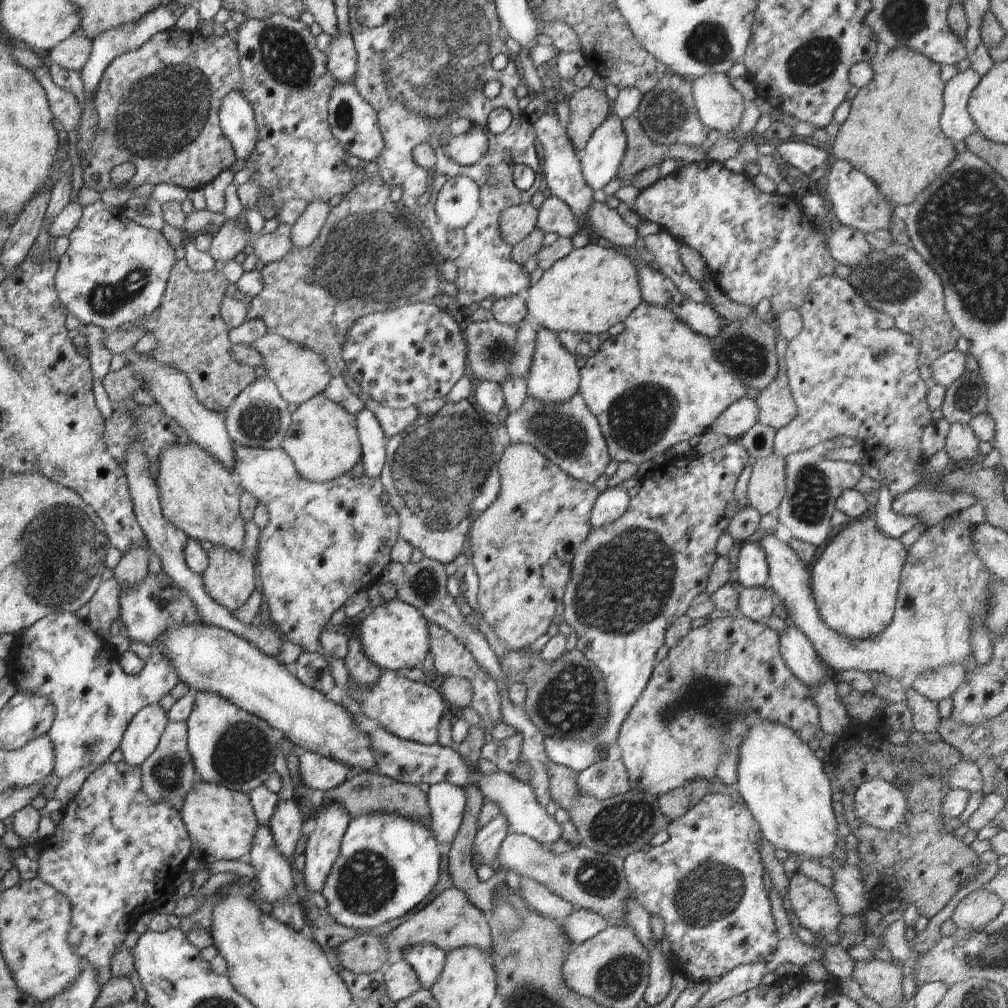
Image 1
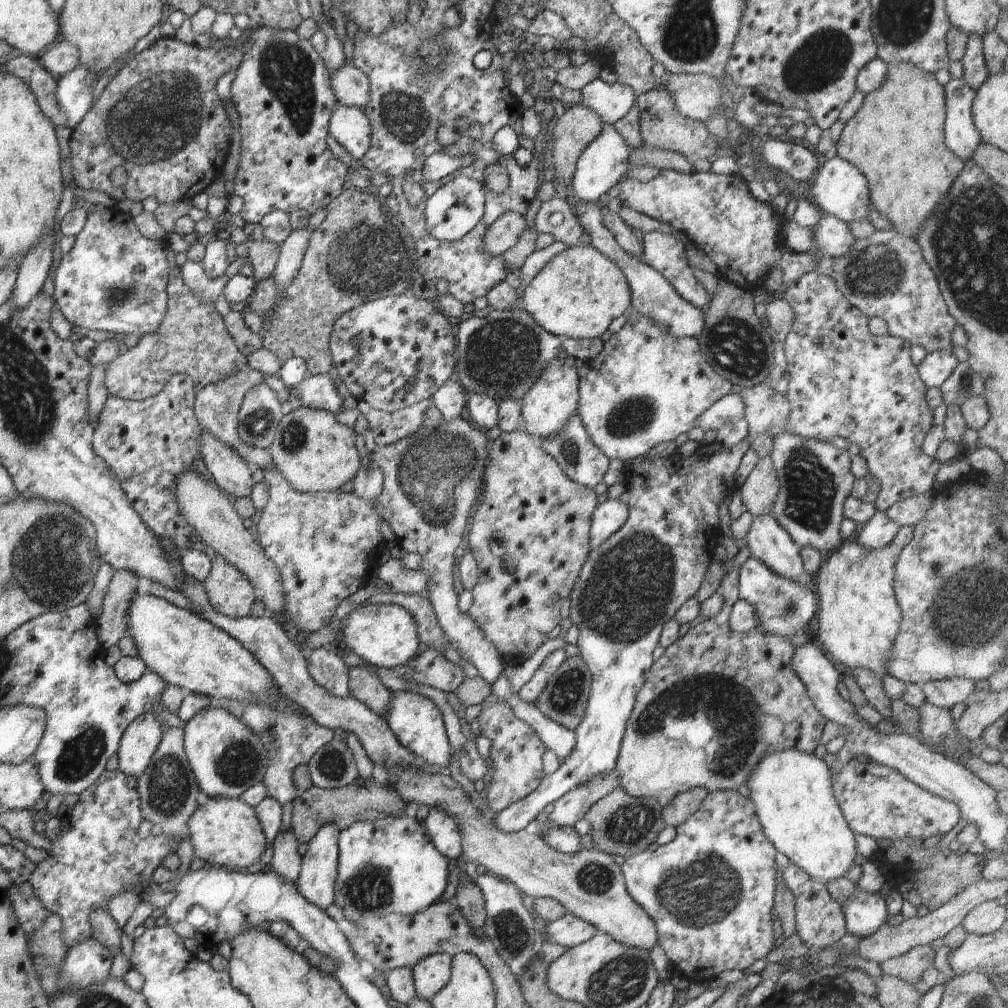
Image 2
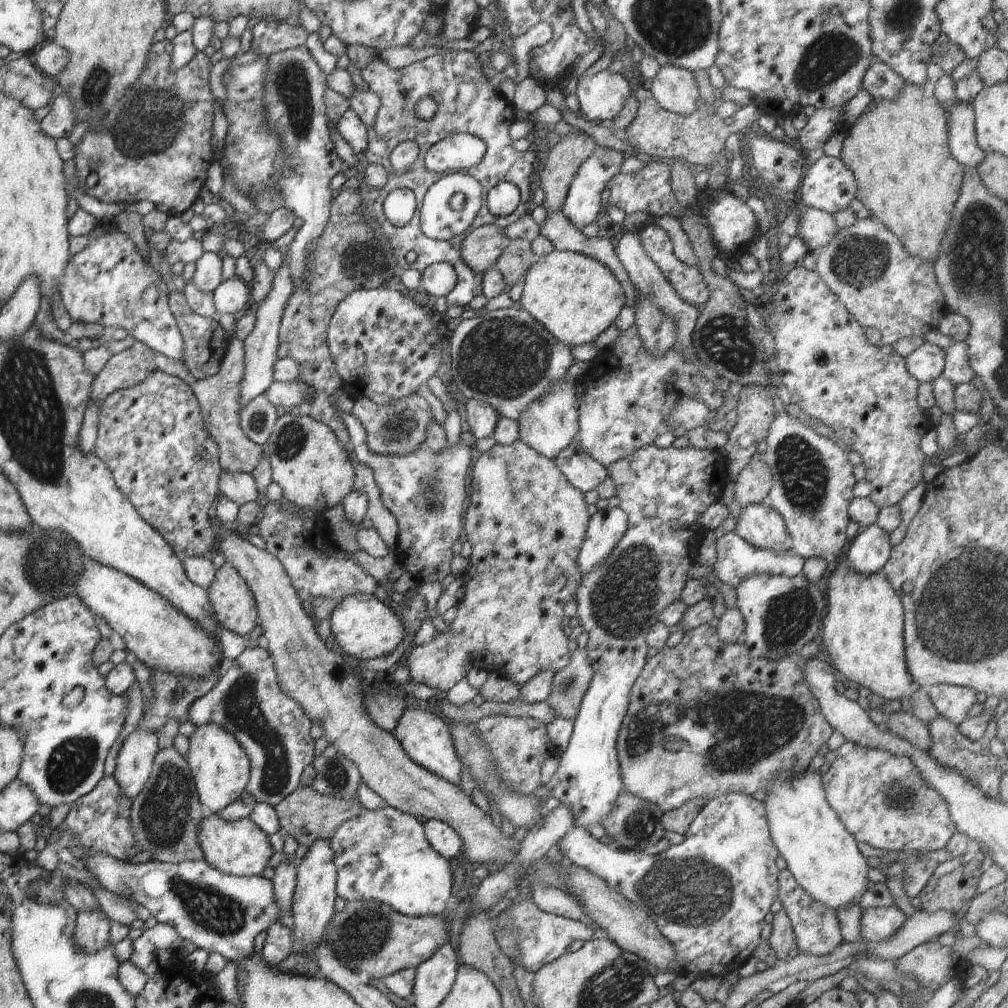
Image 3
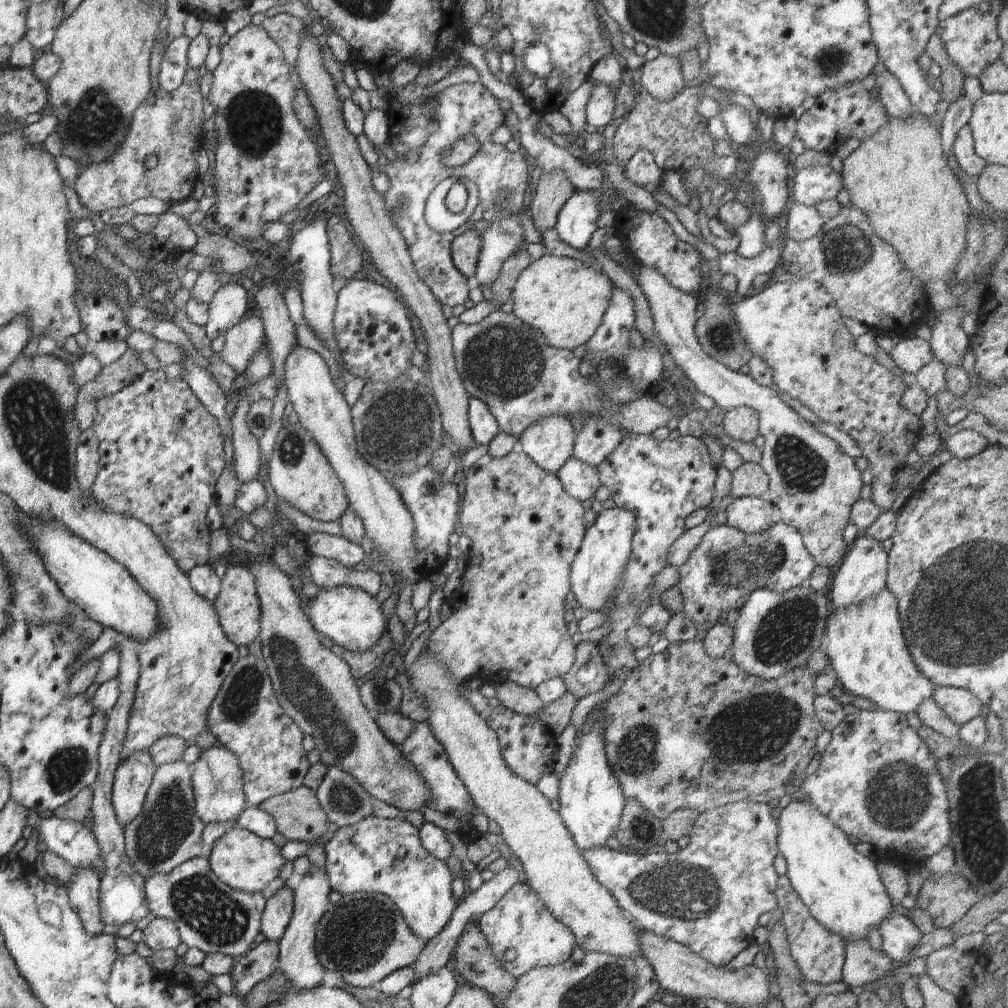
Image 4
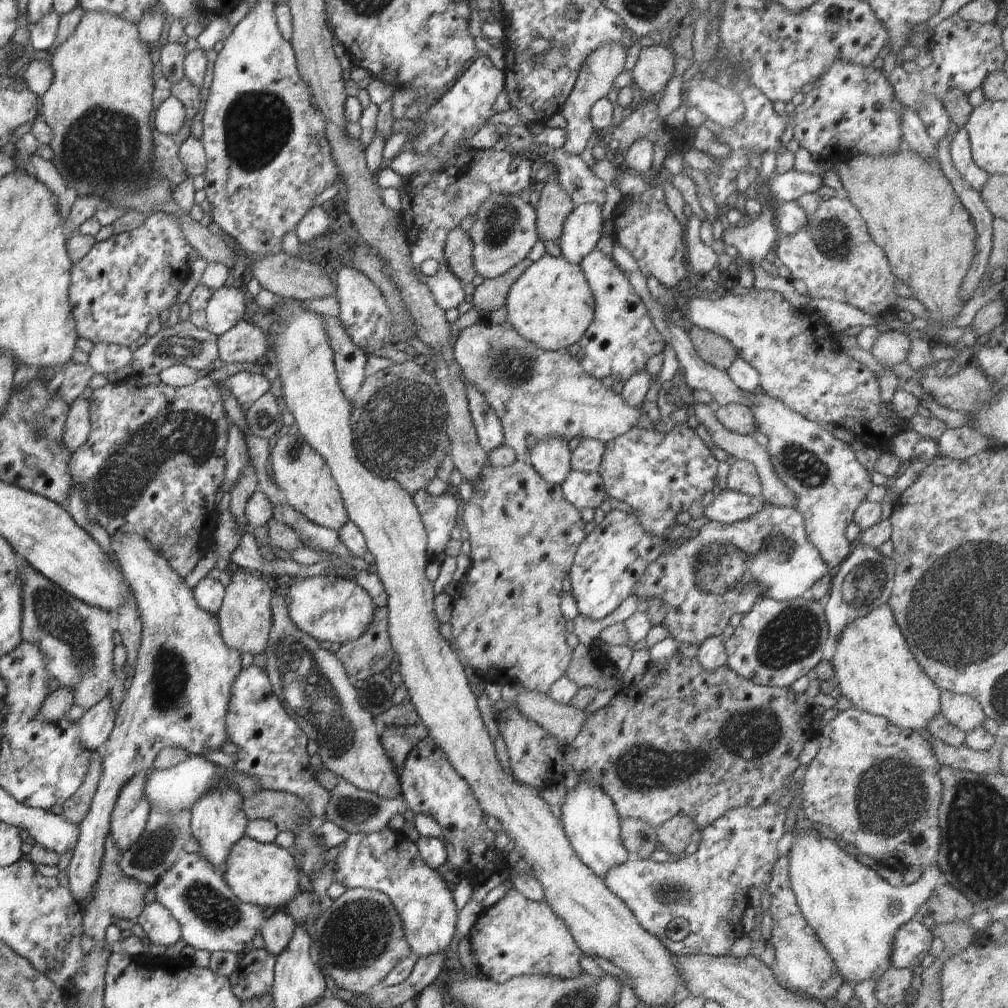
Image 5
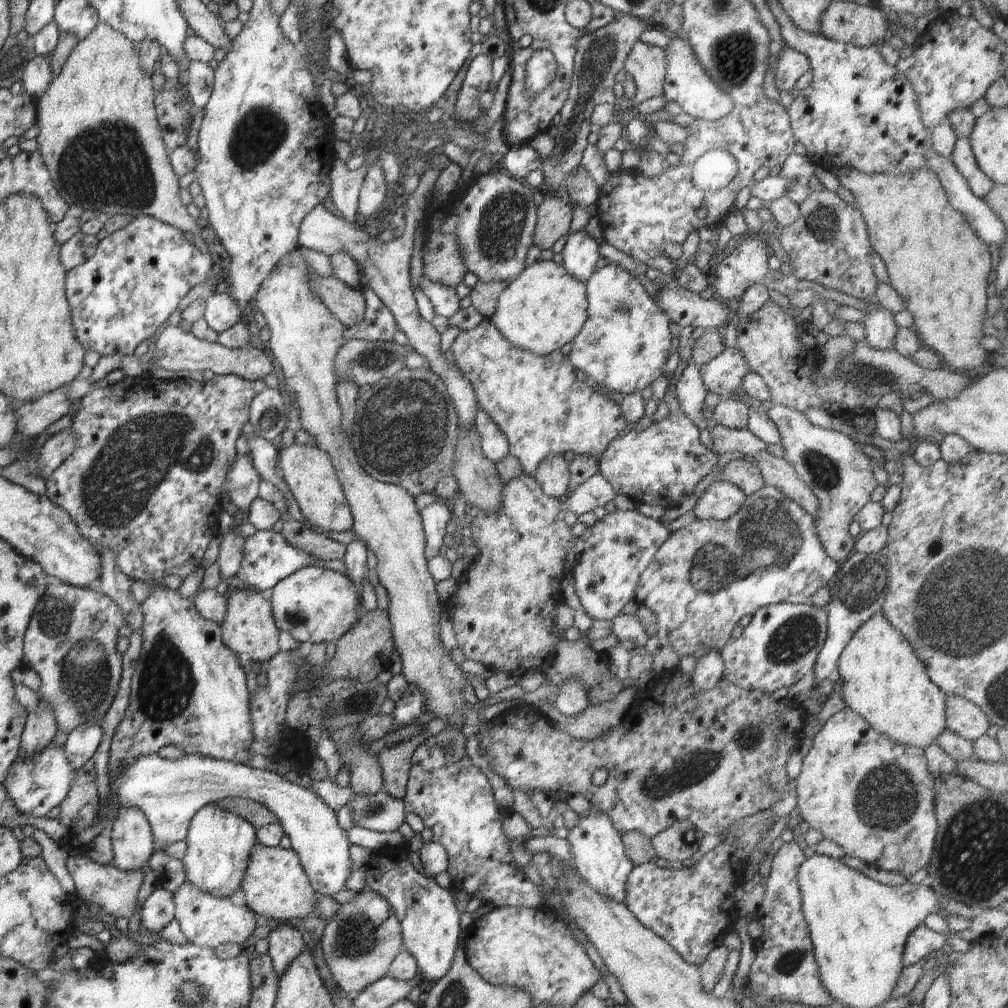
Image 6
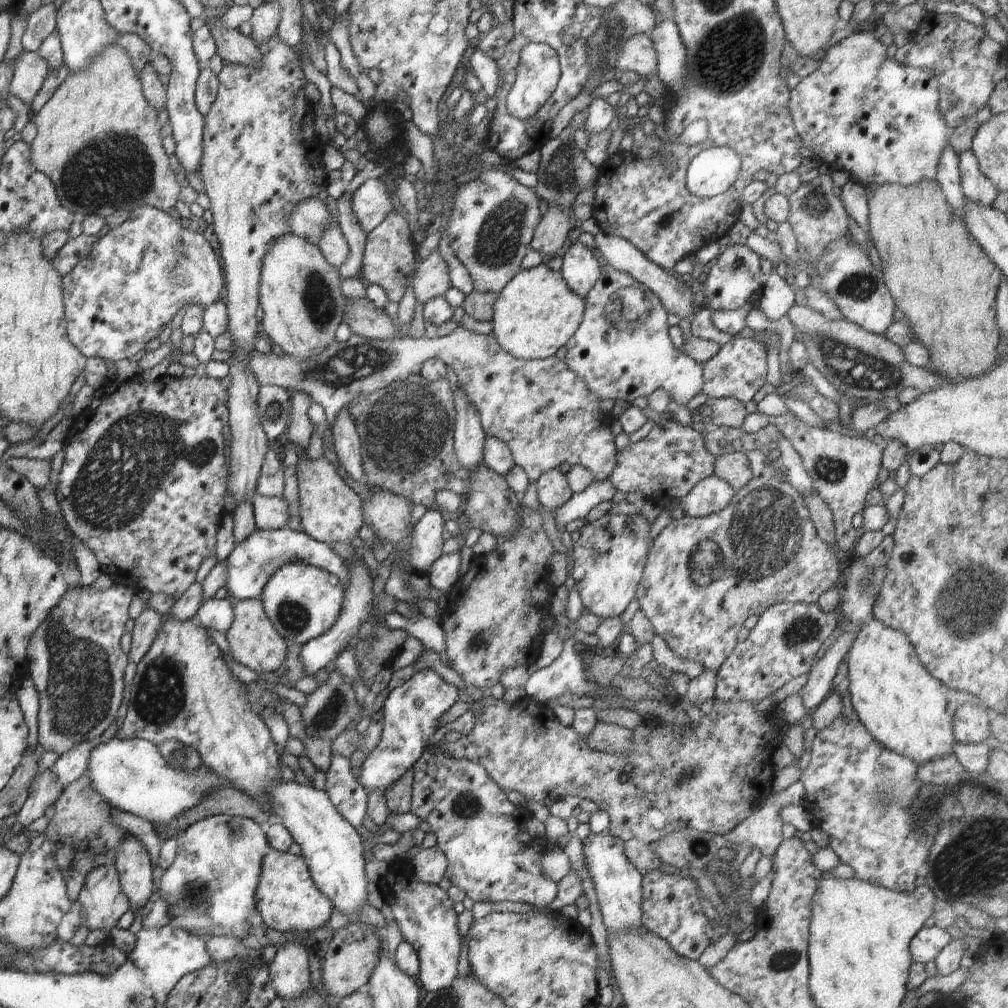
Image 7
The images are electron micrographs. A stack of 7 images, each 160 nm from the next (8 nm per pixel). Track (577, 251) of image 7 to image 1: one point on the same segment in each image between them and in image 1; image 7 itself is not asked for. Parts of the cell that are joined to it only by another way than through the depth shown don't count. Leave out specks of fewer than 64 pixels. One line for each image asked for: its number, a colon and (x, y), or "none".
1: (603, 153)
2: (605, 161)
3: (582, 205)
4: (577, 220)
5: (582, 228)
6: (580, 253)

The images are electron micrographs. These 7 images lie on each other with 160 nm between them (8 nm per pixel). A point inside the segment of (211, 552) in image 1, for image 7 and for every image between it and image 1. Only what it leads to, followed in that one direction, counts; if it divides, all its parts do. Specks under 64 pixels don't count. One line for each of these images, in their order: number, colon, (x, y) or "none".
2: (229, 591)
3: (233, 604)
4: (237, 606)
5: (245, 616)
6: (249, 630)
7: (254, 642)

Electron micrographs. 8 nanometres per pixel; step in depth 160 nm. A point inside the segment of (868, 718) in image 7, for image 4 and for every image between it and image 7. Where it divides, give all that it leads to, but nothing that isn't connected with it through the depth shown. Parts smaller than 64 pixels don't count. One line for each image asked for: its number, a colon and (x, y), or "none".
4: (865, 643)
5: (874, 668)
6: (884, 681)

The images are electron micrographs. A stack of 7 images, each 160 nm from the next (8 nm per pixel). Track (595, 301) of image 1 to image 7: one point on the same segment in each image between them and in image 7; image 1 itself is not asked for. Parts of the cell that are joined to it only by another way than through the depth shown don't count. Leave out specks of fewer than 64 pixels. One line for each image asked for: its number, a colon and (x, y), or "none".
2: (578, 293)
3: (575, 297)
4: (559, 297)
5: (551, 304)
6: (544, 308)
7: (535, 314)

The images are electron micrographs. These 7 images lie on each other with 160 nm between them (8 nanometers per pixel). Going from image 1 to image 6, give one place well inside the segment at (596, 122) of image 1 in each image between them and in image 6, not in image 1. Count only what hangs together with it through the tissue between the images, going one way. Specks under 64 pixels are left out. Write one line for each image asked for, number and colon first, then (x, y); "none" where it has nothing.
2: (571, 133)
3: (563, 161)
4: (553, 190)
5: (554, 205)
6: (554, 215)

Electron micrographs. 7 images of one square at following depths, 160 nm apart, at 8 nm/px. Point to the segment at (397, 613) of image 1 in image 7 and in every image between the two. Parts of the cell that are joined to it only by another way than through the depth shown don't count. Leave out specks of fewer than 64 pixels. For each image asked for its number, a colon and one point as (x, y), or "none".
2: (385, 635)
3: (364, 627)
4: (351, 618)
5: (329, 607)
6: (315, 605)
7: (302, 601)

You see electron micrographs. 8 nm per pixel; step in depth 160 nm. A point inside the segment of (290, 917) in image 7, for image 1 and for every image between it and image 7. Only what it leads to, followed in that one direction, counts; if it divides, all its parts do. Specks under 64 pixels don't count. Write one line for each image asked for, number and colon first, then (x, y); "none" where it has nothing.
1: (221, 823)
2: (226, 832)
3: (241, 848)
4: (245, 862)
5: (265, 874)
6: (275, 885)

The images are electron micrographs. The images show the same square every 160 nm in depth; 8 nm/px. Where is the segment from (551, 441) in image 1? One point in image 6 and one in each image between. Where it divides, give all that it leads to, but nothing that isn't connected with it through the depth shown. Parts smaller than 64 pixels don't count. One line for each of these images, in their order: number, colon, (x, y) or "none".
2: (572, 448)
3: (583, 472)
4: (580, 481)
5: (583, 490)
6: (596, 491)

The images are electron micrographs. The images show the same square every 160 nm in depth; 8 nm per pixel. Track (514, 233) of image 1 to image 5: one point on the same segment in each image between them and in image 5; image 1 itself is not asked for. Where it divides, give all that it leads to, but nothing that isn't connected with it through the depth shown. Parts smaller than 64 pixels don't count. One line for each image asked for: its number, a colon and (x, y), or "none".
2: (505, 231)
3: (480, 250)
4: (465, 249)
5: (458, 248)

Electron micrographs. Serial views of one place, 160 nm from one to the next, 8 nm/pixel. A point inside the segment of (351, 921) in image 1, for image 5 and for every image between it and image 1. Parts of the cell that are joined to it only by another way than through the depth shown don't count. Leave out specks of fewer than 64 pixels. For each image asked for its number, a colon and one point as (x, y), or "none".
2: (388, 866)
3: (383, 856)
4: (385, 856)
5: (387, 861)

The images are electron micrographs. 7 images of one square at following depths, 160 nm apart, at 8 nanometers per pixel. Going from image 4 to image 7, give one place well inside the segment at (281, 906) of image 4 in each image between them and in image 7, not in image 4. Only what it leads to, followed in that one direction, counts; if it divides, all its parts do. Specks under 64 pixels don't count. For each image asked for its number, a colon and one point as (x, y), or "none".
5: (277, 930)
6: (286, 940)
7: (289, 970)

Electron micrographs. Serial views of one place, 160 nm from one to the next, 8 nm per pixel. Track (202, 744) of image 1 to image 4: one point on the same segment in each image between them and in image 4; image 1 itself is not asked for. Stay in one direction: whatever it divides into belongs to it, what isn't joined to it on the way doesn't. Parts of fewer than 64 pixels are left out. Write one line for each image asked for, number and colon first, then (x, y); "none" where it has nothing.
2: (227, 758)
3: (220, 767)
4: (217, 783)

